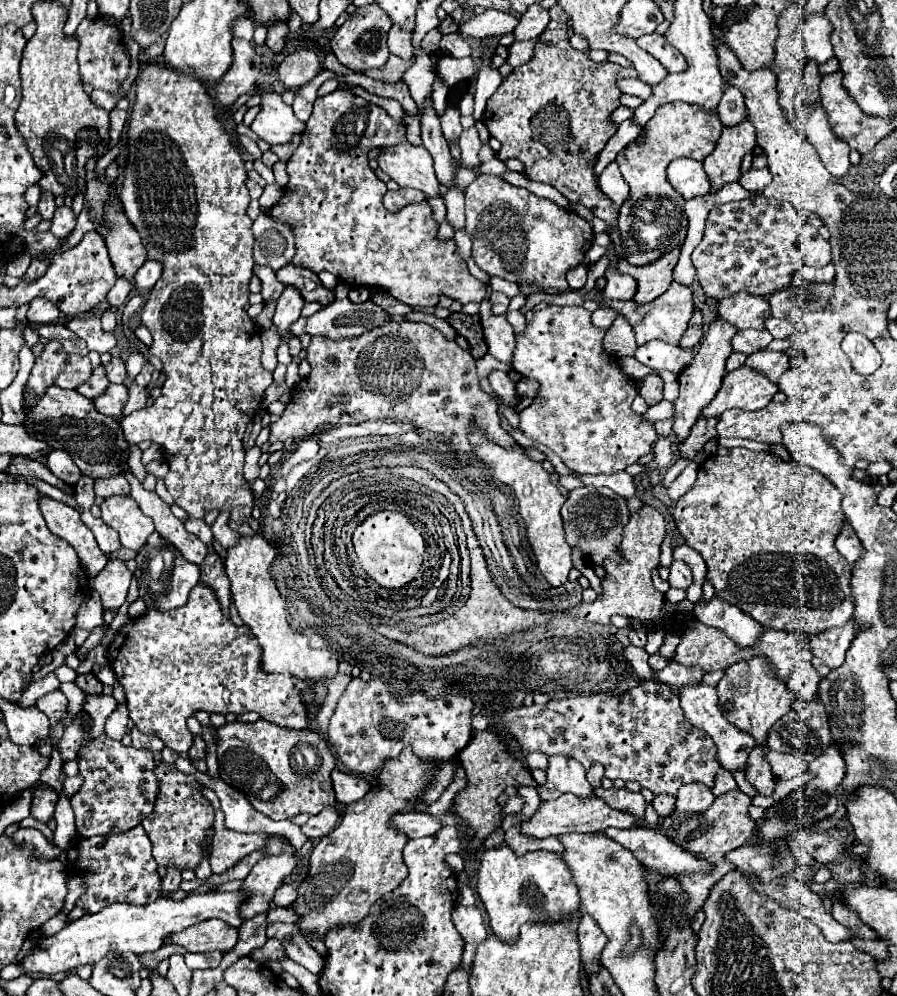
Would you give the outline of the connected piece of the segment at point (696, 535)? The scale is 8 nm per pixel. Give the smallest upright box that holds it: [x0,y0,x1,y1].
[673,448,853,634]

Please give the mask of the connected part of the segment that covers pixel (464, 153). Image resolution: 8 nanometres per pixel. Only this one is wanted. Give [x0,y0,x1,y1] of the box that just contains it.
[459,128,481,168]

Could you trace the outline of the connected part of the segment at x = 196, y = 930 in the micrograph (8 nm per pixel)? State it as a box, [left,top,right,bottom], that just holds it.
[163,920,239,952]

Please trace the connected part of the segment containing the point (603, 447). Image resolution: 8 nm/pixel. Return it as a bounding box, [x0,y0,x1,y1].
[513,306,657,474]

